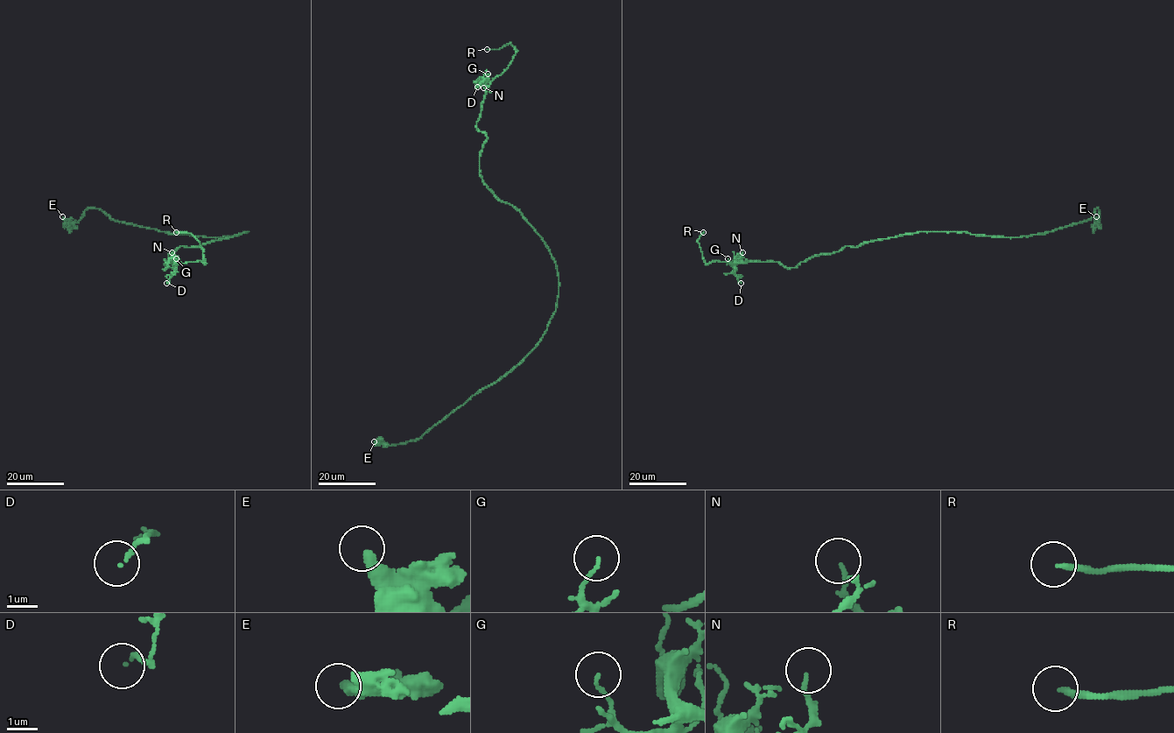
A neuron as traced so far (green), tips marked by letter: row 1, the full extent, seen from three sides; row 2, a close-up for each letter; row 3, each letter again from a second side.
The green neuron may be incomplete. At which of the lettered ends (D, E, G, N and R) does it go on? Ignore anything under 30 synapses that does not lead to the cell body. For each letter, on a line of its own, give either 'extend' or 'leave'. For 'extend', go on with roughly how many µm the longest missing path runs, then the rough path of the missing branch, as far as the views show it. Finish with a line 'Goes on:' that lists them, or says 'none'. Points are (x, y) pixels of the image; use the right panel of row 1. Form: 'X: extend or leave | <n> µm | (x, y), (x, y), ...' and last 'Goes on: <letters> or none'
D: leave
E: leave
G: leave
N: leave
R: extend | 20 µm | (703, 232), (691, 229), (682, 222), (672, 222)
Goes on: R

